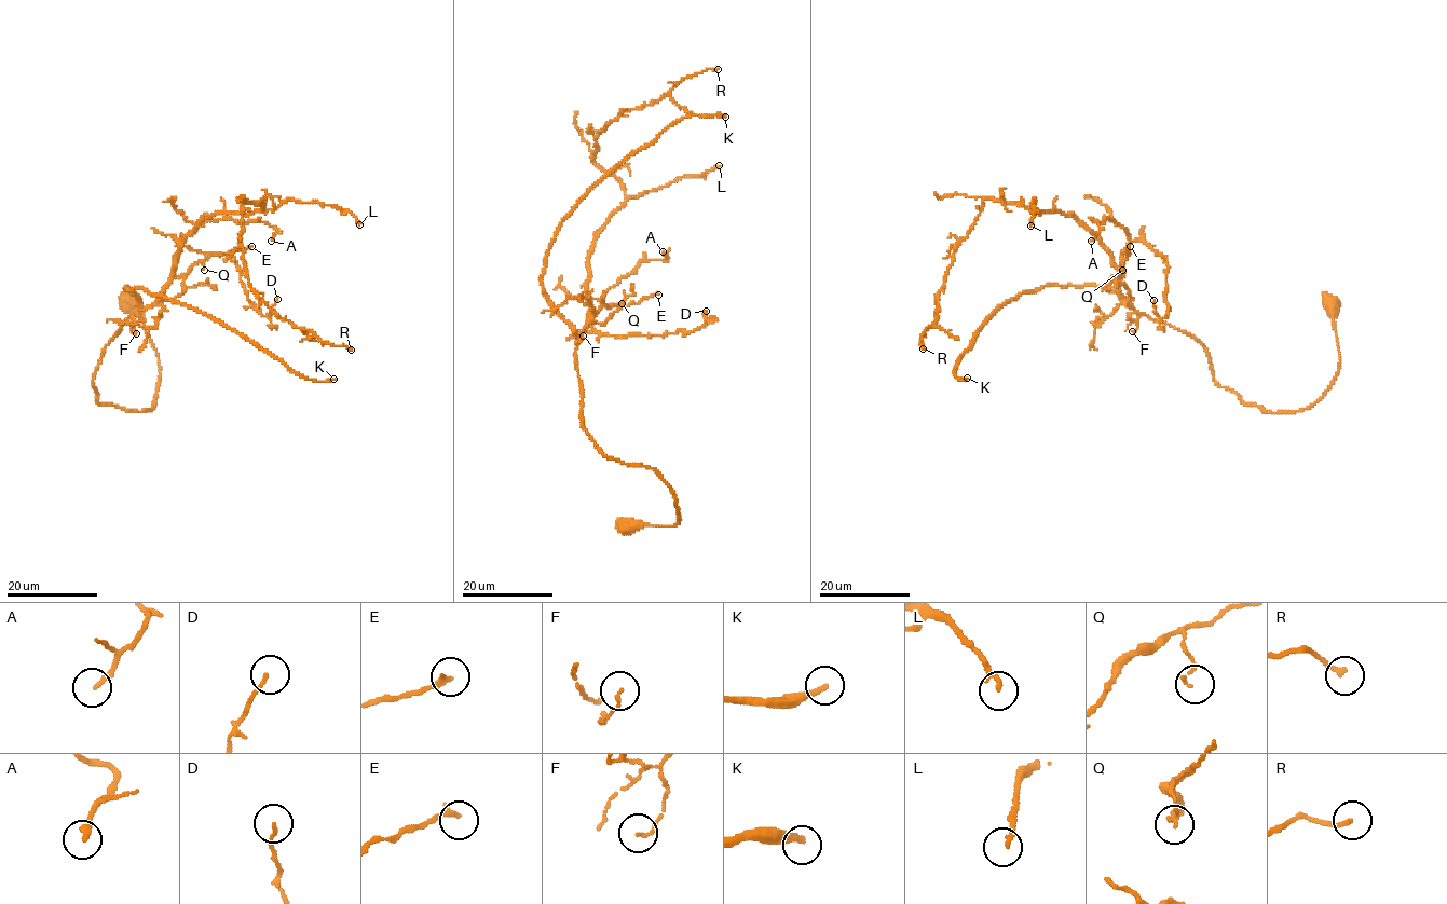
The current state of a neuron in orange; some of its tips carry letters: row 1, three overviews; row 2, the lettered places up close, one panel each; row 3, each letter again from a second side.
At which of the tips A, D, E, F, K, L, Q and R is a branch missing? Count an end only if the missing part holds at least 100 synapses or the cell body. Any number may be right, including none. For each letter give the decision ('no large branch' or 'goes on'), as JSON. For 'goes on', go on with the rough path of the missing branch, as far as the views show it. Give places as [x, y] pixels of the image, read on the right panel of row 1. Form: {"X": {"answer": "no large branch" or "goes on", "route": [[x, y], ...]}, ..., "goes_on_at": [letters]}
{"A": {"answer": "no large branch"}, "D": {"answer": "no large branch"}, "E": {"answer": "no large branch"}, "F": {"answer": "no large branch"}, "K": {"answer": "goes on", "route": [[967, 378], [1028, 318], [1074, 242], [1124, 199], [1165, 197], [1197, 165], [1228, 152], [1281, 166], [1281, 181]]}, "L": {"answer": "no large branch"}, "Q": {"answer": "no large branch"}, "R": {"answer": "no large branch"}, "goes_on_at": ["K"]}

